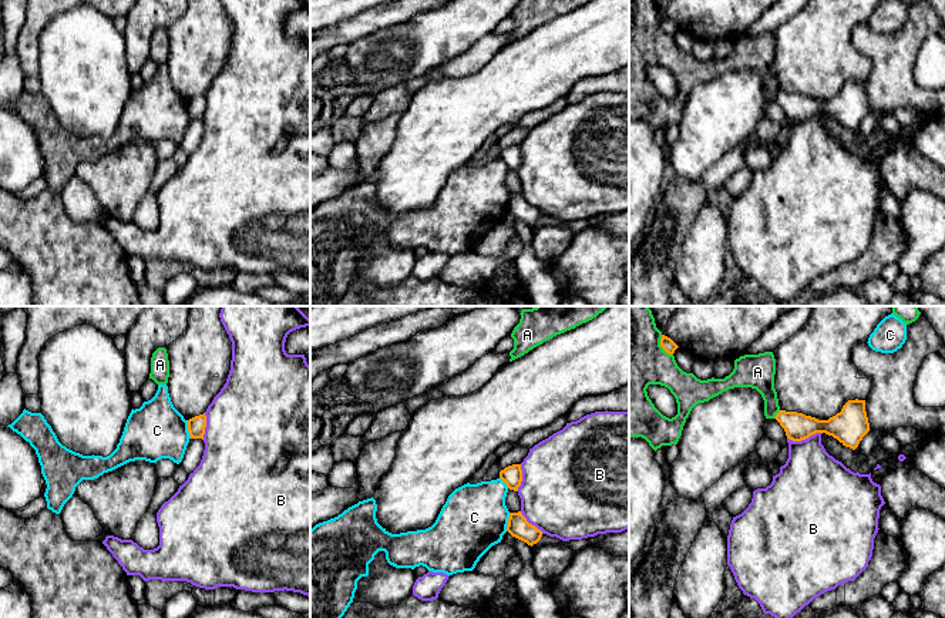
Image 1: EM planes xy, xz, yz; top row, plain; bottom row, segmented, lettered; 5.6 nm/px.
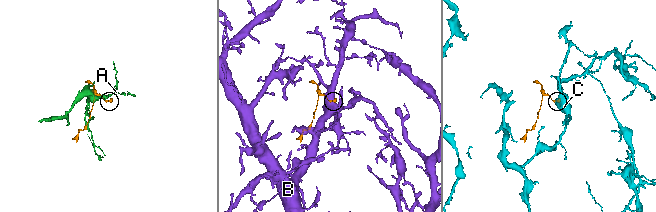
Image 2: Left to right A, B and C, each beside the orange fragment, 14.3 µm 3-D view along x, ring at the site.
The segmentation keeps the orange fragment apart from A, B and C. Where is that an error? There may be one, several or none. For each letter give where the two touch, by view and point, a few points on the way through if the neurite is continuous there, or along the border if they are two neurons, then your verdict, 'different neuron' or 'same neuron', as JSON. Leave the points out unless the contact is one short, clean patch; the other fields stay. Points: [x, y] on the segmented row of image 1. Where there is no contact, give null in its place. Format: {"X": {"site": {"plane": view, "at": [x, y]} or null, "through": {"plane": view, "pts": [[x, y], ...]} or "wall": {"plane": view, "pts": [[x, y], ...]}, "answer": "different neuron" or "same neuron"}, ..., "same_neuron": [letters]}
{"A": {"site": {"plane": "yz", "at": [661, 345]}, "answer": "different neuron"}, "B": {"site": {"plane": "yz", "at": [804, 439]}, "answer": "different neuron"}, "C": {"site": {"plane": "xy", "at": [188, 429]}, "wall": {"plane": "xy", "pts": [[187, 420], [191, 437]]}, "answer": "different neuron"}, "same_neuron": []}

